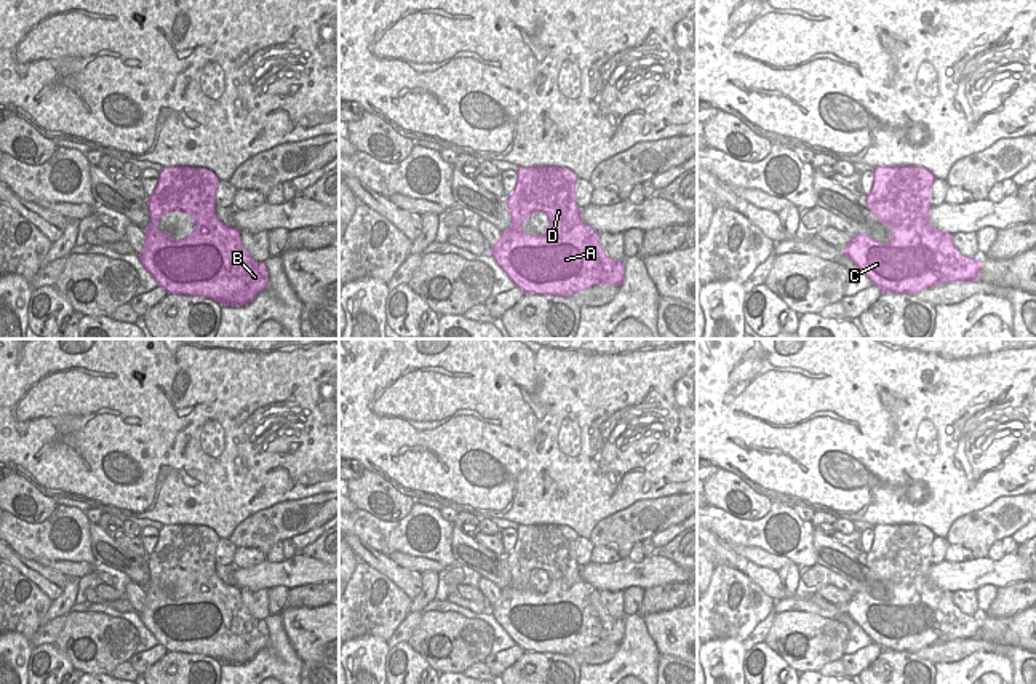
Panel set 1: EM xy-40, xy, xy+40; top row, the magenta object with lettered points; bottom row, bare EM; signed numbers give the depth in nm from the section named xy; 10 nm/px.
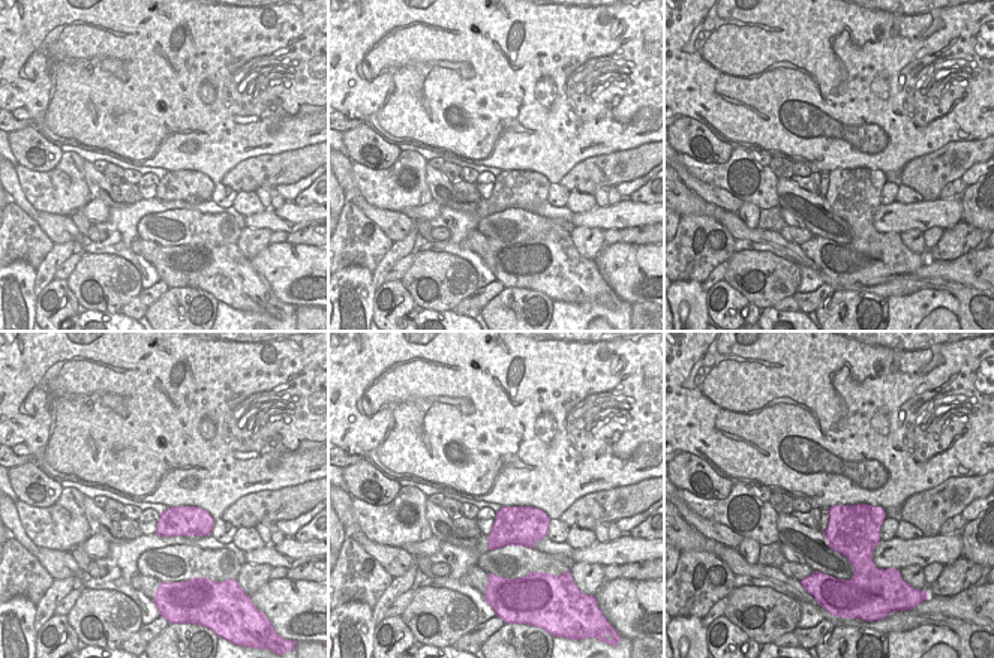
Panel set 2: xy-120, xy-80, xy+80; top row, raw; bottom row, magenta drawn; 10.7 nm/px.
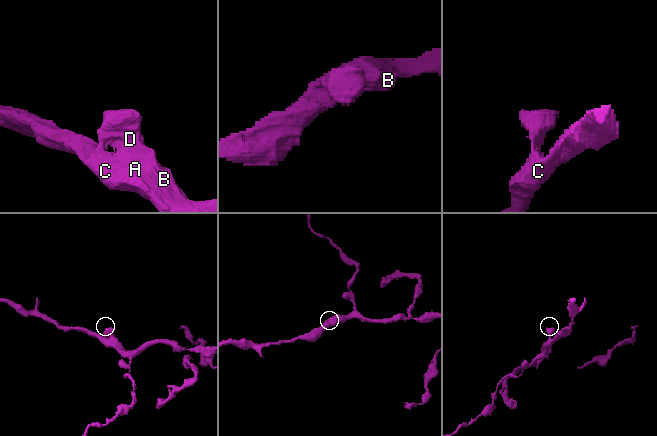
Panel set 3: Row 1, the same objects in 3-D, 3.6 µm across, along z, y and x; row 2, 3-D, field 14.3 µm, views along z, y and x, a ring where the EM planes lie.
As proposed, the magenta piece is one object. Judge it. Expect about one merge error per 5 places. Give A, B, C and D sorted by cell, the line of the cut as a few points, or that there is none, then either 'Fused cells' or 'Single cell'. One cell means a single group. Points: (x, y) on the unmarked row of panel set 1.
Groups: A B C D. No split. Single cell.

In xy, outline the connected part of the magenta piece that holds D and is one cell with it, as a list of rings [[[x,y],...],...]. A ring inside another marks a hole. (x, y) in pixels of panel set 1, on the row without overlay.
[[[520,524],[516,529],[516,543],[505,555],[512,583],[500,591],[488,612],[524,652],[571,655],[598,642],[620,644],[624,639],[624,618],[611,617],[600,601],[600,591],[580,577],[576,563],[577,537],[571,527],[560,524]],[[537,571],[547,574],[547,590],[523,591],[523,580]]]

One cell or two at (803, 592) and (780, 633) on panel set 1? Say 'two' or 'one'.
two

